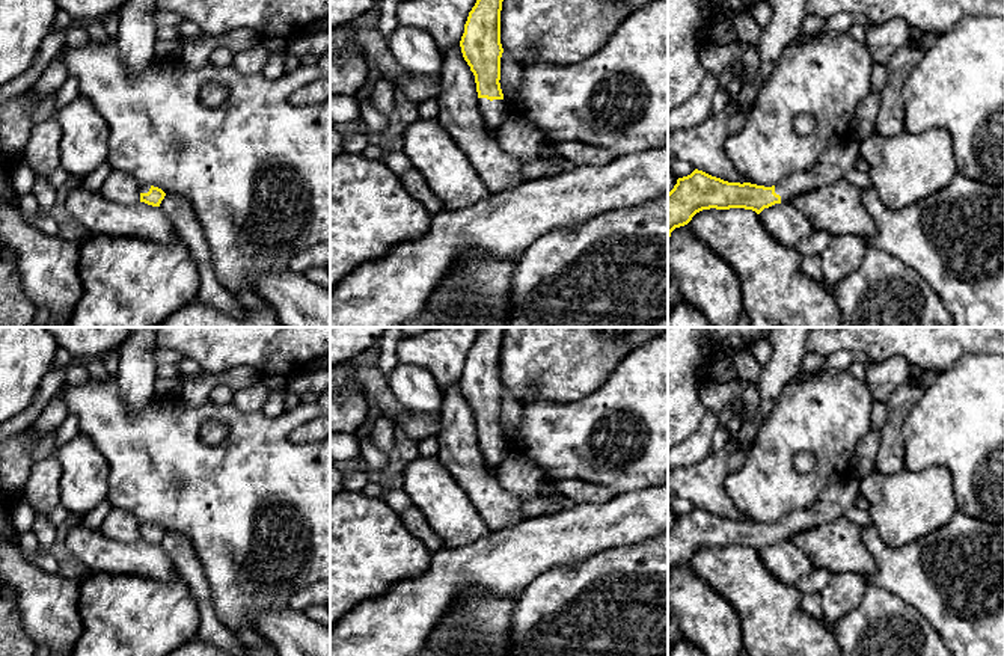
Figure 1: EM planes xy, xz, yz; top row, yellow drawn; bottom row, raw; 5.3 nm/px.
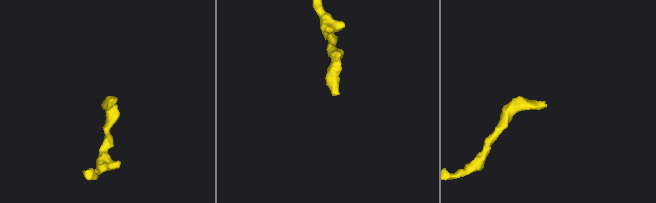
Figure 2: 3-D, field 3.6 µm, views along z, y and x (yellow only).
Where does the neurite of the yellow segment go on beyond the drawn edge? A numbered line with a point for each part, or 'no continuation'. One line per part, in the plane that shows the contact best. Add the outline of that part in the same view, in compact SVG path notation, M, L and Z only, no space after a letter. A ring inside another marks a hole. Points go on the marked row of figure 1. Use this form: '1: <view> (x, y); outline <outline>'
1: xz (495, 112); outline M478 98L478 107L487 130L496 136L499 127L505 122L511 109L505 100Z

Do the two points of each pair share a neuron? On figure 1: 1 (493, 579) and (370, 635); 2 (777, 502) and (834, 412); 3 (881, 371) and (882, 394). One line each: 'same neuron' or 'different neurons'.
1: same neuron
2: same neuron
3: same neuron

